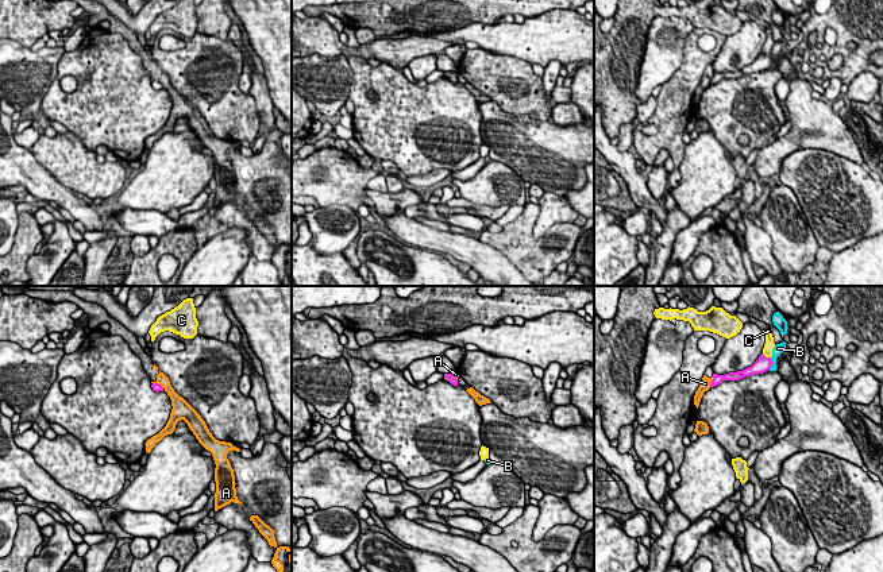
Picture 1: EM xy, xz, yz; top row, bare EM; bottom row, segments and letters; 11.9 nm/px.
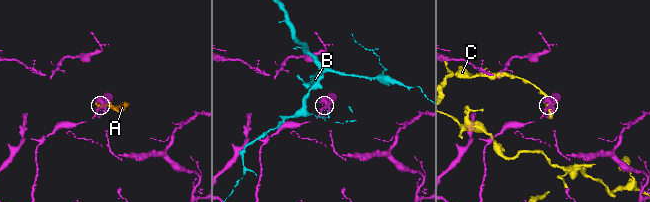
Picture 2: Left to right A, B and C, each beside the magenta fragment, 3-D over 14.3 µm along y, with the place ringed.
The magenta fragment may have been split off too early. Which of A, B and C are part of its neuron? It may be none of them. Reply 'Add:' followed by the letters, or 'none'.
Add: none

